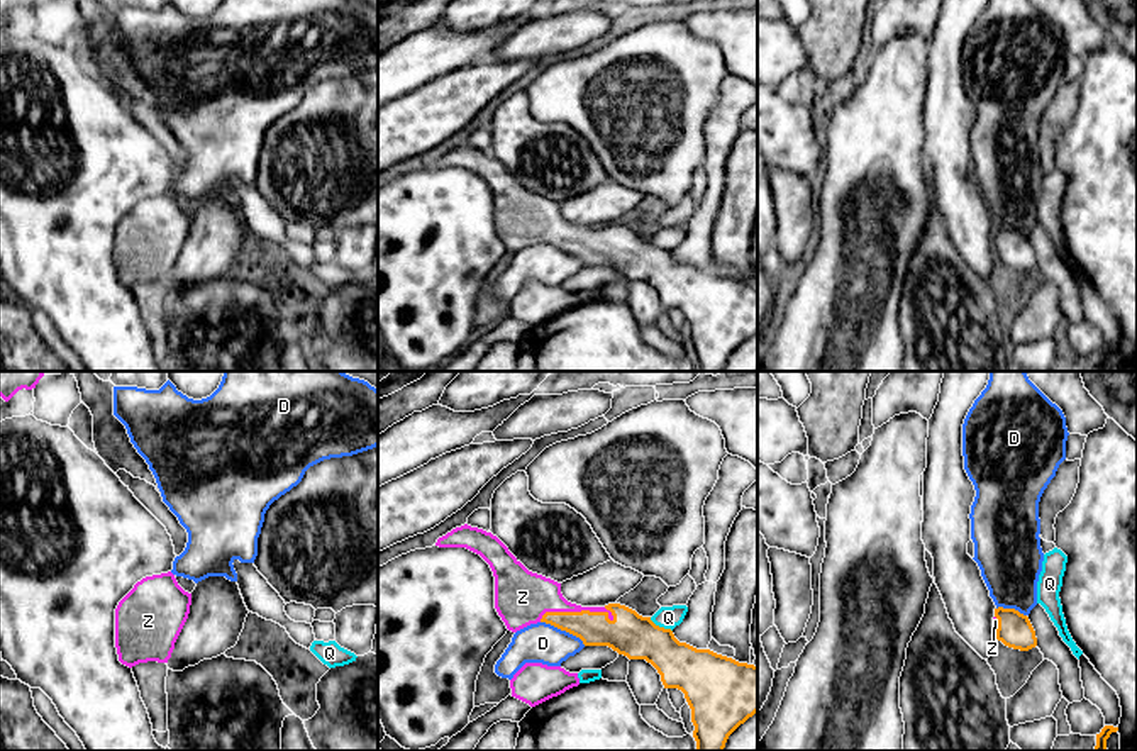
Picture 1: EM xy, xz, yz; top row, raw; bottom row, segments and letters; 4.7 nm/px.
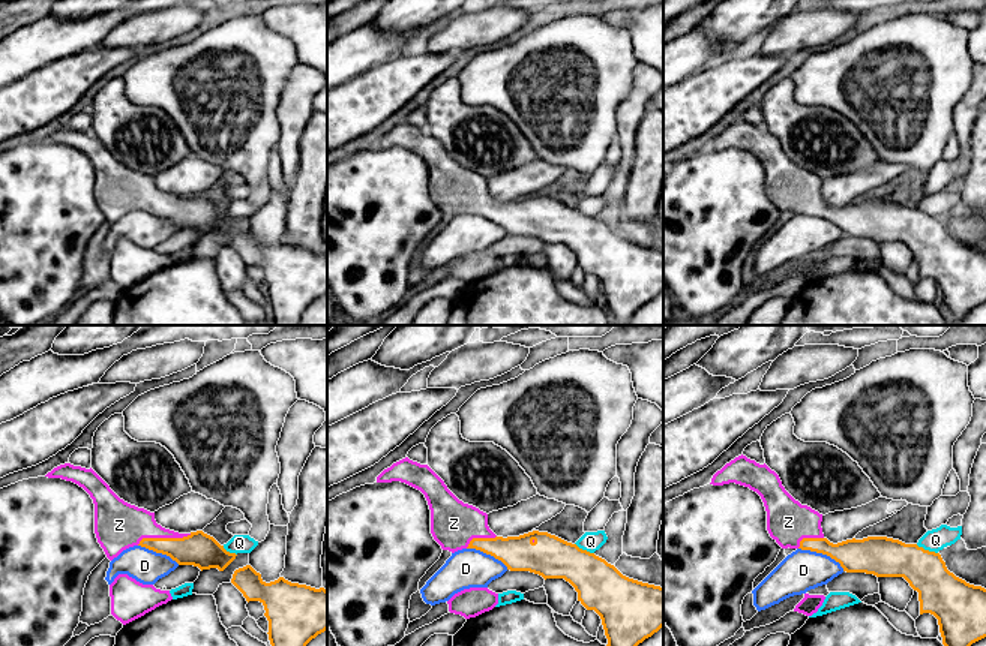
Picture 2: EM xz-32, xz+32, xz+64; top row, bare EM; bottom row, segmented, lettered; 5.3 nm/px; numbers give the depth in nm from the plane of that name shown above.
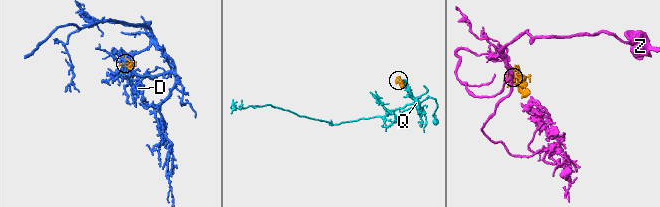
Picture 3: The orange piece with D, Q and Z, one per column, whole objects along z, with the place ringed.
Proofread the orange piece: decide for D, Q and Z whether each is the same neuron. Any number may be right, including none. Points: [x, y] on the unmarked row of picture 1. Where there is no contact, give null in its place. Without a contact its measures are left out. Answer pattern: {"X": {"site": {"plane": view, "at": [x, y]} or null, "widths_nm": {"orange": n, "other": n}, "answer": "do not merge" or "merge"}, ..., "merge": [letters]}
{"D": {"site": {"plane": "xz", "at": [563, 250]}, "widths_nm": {"orange": 160, "other": 190}, "answer": "do not merge"}, "Q": {"site": {"plane": "xz", "at": [661, 248]}, "widths_nm": {"orange": 220, "other": 110}, "answer": "do not merge"}, "Z": {"site": {"plane": "xz", "at": [575, 233]}, "widths_nm": {"orange": 170, "other": 240}, "answer": "merge"}, "merge": ["Z"]}

